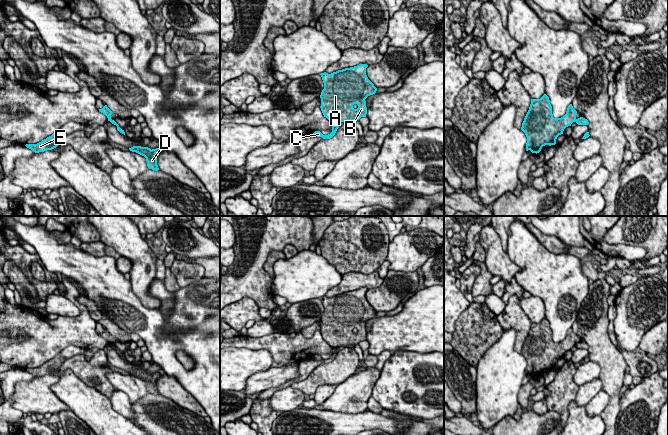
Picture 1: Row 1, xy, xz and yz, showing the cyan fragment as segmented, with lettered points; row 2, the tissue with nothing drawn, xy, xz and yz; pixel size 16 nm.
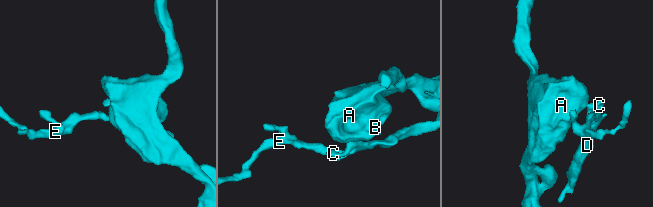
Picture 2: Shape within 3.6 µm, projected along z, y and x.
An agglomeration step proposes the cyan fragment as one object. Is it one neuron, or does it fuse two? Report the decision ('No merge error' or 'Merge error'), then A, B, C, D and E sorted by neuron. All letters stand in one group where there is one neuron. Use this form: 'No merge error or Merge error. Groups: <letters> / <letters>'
Merge error. Groups: A B / C D E

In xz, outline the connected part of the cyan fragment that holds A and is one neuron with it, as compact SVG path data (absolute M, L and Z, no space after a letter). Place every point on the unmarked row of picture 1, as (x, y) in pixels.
M359 288L331 298L320 298L324 307L320 332L332 348L366 341L365 323L377 315L366 299L367 291L367 288Z

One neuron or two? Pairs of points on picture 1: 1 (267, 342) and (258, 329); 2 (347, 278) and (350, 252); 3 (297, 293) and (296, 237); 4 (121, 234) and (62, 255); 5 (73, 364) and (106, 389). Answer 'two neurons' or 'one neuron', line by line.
1: two neurons
2: two neurons
3: two neurons
4: two neurons
5: one neuron

